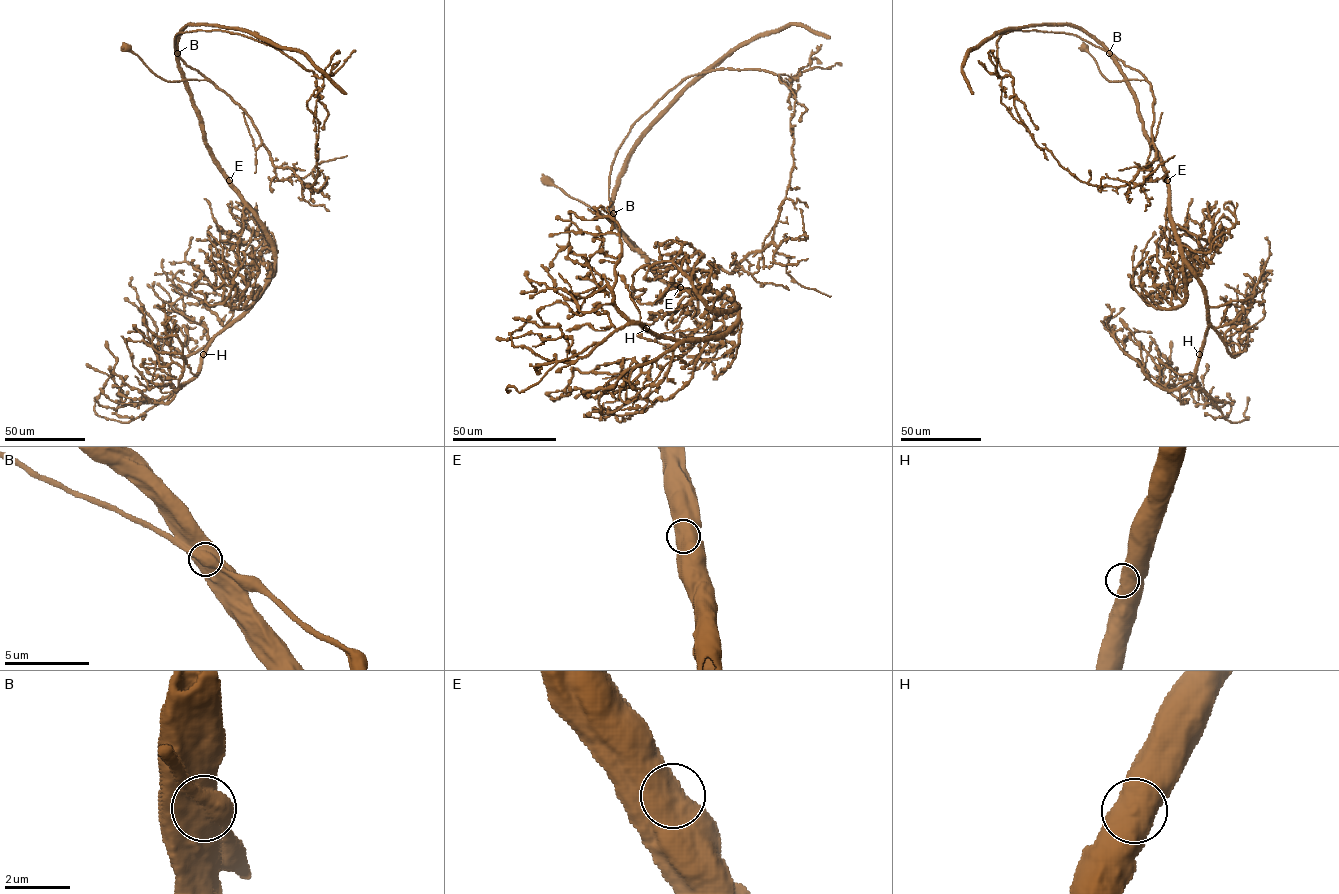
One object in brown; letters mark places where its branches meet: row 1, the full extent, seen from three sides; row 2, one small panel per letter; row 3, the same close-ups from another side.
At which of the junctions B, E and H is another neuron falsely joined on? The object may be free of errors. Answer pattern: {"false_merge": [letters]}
{"false_merge": ["B"]}

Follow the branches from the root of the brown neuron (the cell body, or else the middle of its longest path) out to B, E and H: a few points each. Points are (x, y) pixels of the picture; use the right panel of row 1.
B: (1084, 47), (1108, 80), (1124, 80), (1118, 63), (1109, 52)
E: (1084, 47), (1108, 80), (1125, 80), (1132, 91), (1144, 135), (1158, 153), (1167, 180)
H: (1084, 47), (1108, 80), (1125, 80), (1158, 153), (1170, 223), (1204, 293), (1208, 329), (1199, 354)

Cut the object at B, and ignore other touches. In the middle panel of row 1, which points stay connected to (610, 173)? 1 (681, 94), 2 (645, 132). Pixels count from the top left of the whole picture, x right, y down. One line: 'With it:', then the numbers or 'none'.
With it: none

